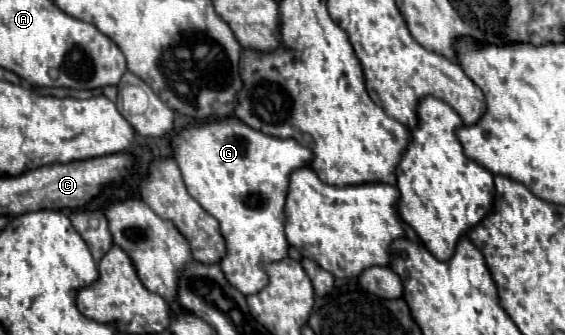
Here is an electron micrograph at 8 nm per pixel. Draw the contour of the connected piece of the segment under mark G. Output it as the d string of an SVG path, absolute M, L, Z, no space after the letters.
M228 117L194 125L174 137L174 159L182 171L188 193L218 219L228 253L220 261L232 287L244 295L268 285L266 267L288 257L284 235L284 203L292 171L308 167L314 153L294 139L278 139Z

